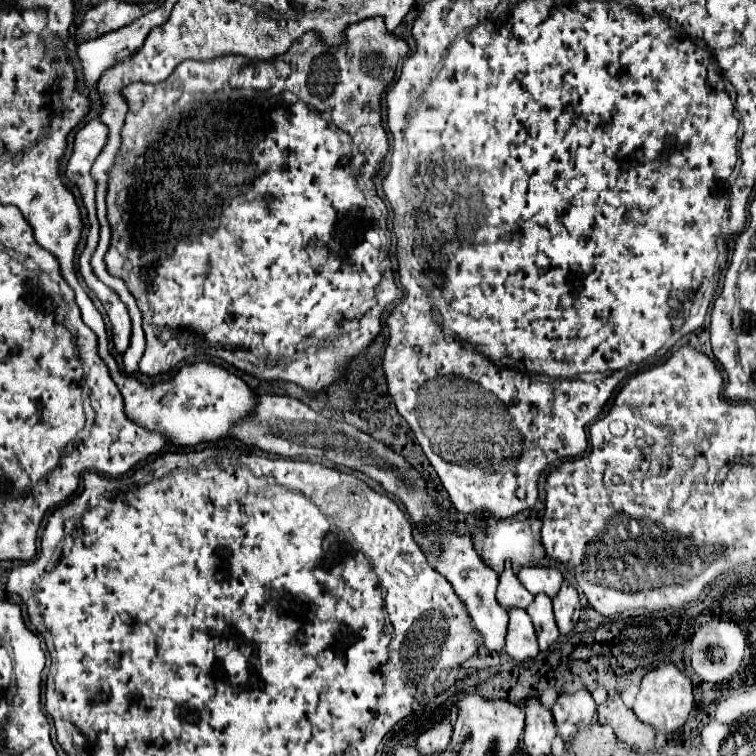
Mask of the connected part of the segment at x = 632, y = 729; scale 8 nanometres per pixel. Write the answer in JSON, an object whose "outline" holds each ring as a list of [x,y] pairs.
{"outline":[[[617,694],[609,696],[607,702],[597,708],[597,714],[599,722],[609,724],[615,730],[615,736],[627,742],[635,752],[655,750],[655,732],[643,724]]]}

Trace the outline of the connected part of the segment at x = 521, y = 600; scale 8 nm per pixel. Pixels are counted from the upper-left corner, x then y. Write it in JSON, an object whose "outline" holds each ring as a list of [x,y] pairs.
{"outline":[[[505,566],[505,572],[499,576],[499,588],[497,588],[497,602],[505,608],[527,608],[533,602],[535,596],[531,596],[531,592],[527,592],[523,588],[523,584],[519,584],[517,576],[513,574],[511,566]]]}

